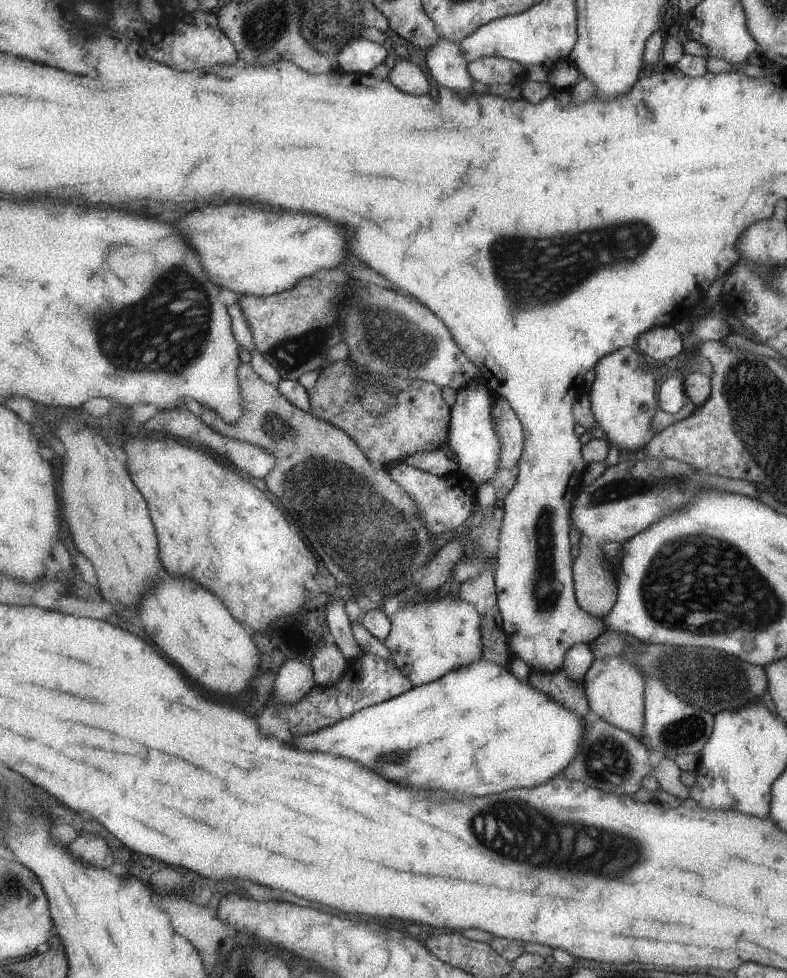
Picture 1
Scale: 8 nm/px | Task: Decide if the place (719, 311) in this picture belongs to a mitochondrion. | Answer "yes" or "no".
no

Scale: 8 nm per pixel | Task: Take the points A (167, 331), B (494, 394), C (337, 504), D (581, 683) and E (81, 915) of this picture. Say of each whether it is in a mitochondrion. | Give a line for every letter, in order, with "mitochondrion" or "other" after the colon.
A: mitochondrion
B: other
C: mitochondrion
D: other
E: other

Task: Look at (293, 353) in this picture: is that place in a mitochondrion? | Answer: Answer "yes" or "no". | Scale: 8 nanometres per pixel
yes

